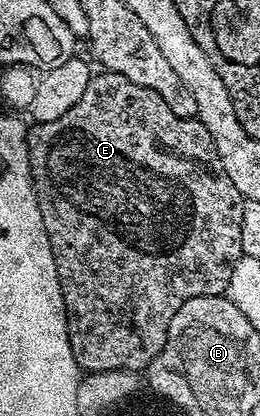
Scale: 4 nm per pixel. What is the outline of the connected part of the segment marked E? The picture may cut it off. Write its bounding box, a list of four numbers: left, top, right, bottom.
[26,70,244,368]

